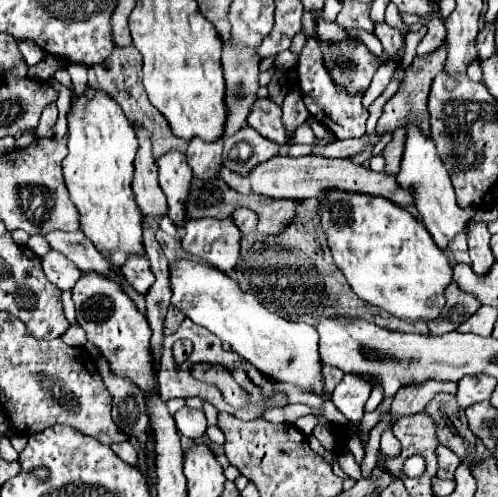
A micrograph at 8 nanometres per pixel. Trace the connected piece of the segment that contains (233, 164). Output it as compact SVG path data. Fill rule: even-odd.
M245 127L245 129L237 131L233 137L229 137L229 139L225 141L225 147L223 147L223 165L229 167L229 169L233 169L233 171L237 171L237 173L243 173L243 175L245 175L245 171L253 169L257 163L263 163L263 161L271 159L271 157L277 153L277 149L279 149L277 143L261 137L255 129ZM239 141L249 143L251 149L253 149L253 153L251 153L251 157L249 157L247 161L239 161L239 163L237 163L237 159L235 159L235 161L231 159L231 149L233 149Z

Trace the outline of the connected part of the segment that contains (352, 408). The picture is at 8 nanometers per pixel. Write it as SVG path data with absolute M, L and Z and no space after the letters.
M347 373L341 379L341 383L335 387L331 401L351 423L359 423L365 413L363 407L369 399L369 393L371 393L369 381L365 381L355 373Z

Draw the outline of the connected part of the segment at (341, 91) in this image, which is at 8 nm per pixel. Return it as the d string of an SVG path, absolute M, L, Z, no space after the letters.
M307 39L307 45L303 47L297 63L297 79L303 91L303 101L311 117L315 117L319 123L323 123L337 139L349 139L349 137L361 137L365 133L365 121L367 121L367 109L363 107L363 91L357 91L351 95L345 87L337 85L327 71L323 63L323 55L319 53L319 45L315 39Z

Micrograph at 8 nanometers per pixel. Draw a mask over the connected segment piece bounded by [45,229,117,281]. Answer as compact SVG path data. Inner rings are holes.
M81 229L79 231L49 231L45 233L45 241L53 249L65 253L65 257L73 261L81 271L97 271L117 281L115 273L109 269L109 263L103 259L103 255L99 255L93 243L85 239Z

